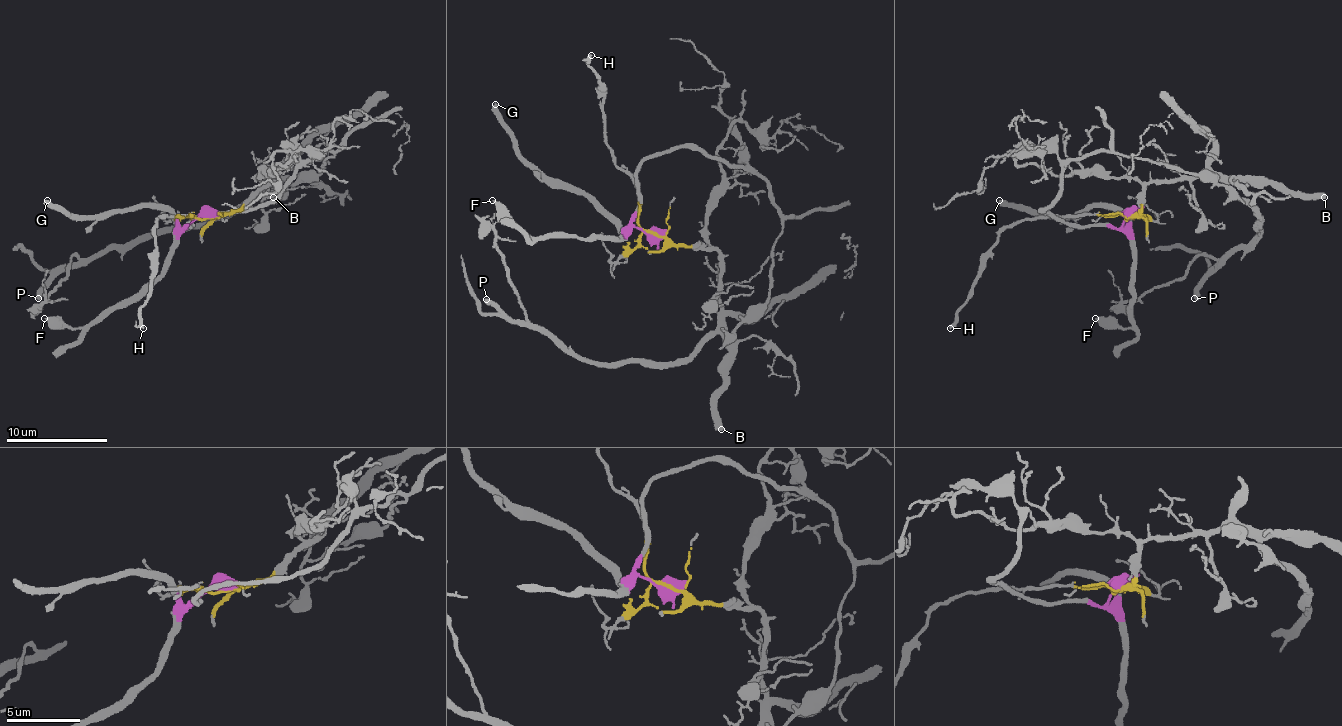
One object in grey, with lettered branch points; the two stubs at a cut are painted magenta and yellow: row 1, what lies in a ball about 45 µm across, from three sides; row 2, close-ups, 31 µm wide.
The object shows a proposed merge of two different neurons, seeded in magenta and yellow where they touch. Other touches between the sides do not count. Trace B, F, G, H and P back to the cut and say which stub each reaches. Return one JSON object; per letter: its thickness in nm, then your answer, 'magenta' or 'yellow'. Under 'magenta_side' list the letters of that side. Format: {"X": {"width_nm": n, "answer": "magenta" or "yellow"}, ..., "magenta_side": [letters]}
{"B": {"width_nm": 480, "answer": "yellow"}, "F": {"width_nm": 380, "answer": "magenta"}, "G": {"width_nm": 400, "answer": "magenta"}, "H": {"width_nm": 180, "answer": "yellow"}, "P": {"width_nm": 440, "answer": "yellow"}, "magenta_side": ["F", "G"]}

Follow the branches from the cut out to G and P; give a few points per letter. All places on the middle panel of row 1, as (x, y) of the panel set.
G: (655, 235), (645, 235), (630, 228), (625, 233), (589, 197), (554, 187), (518, 152), (513, 131), (496, 104)
P: (655, 235), (721, 255), (721, 321), (685, 359), (584, 359), (536, 329), (513, 324), (486, 298)

